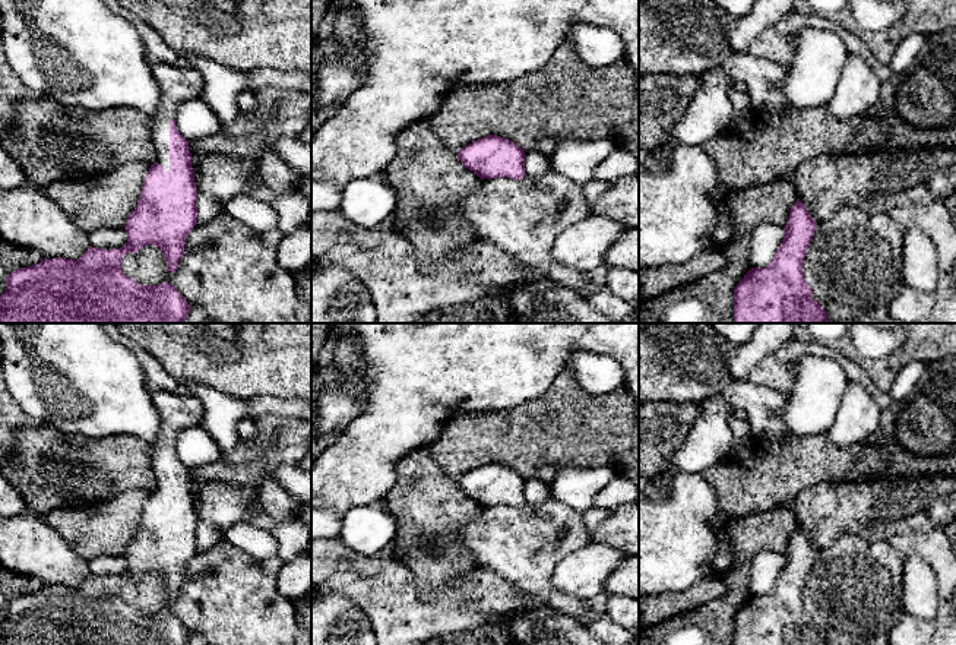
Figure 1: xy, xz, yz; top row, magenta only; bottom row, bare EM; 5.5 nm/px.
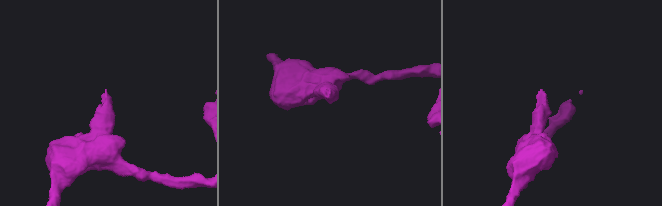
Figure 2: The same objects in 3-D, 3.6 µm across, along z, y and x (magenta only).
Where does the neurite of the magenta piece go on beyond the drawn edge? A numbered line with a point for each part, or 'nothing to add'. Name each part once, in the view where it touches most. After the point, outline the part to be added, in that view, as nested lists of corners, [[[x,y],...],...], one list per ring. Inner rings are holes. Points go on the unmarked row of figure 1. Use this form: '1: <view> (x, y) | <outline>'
1: xy (177, 410) | [[[152,389],[152,401],[159,414],[159,434],[152,446],[152,468],[156,477],[156,491],[170,497],[170,448],[180,431],[200,426],[205,408],[199,398],[184,392]]]

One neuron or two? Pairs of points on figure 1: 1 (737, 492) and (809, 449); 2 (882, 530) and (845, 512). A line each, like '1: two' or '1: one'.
1: one
2: one

